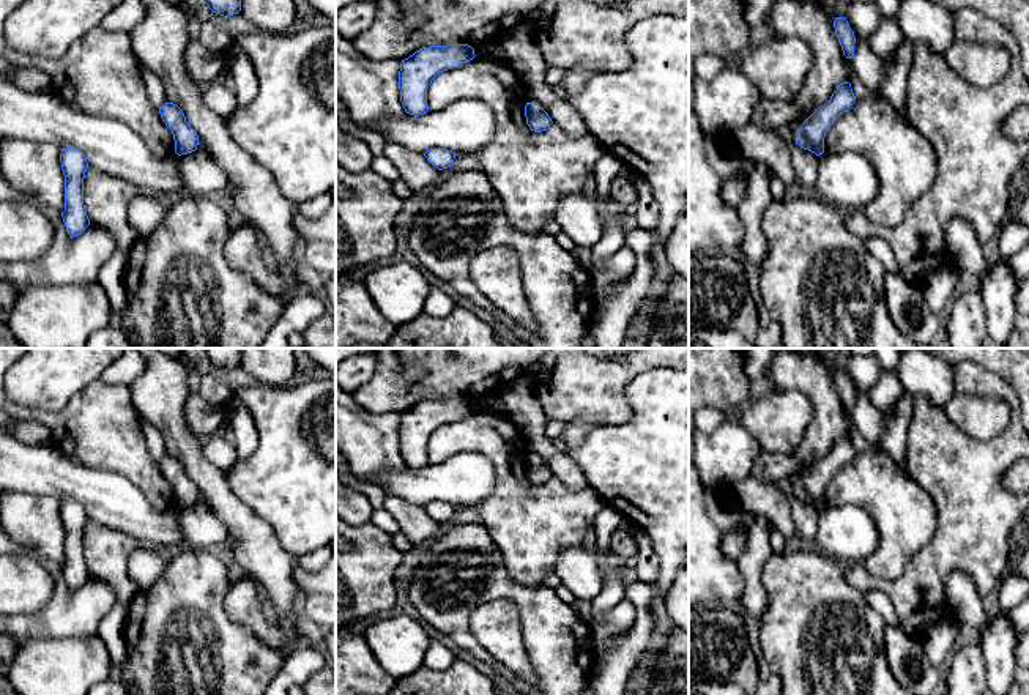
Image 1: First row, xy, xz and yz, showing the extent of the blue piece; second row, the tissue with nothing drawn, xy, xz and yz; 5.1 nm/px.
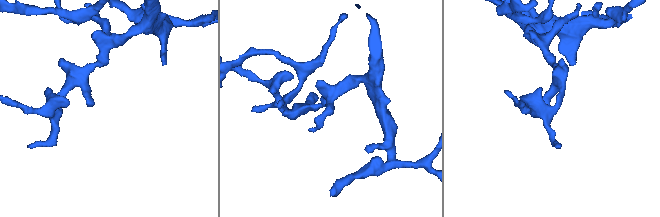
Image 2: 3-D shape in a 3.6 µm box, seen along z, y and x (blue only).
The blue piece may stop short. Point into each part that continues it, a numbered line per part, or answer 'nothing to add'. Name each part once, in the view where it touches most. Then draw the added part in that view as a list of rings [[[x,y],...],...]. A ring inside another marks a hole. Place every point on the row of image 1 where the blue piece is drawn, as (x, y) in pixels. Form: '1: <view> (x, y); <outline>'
nothing to add

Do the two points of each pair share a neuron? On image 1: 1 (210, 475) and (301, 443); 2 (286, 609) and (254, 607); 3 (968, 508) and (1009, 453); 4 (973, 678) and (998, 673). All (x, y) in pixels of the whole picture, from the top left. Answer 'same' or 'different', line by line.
1: different
2: different
3: same
4: different

